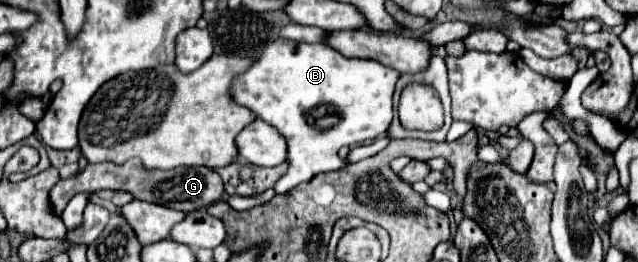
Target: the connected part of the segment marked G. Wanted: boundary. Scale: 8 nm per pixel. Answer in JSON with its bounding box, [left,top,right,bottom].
[51,160,223,216]

